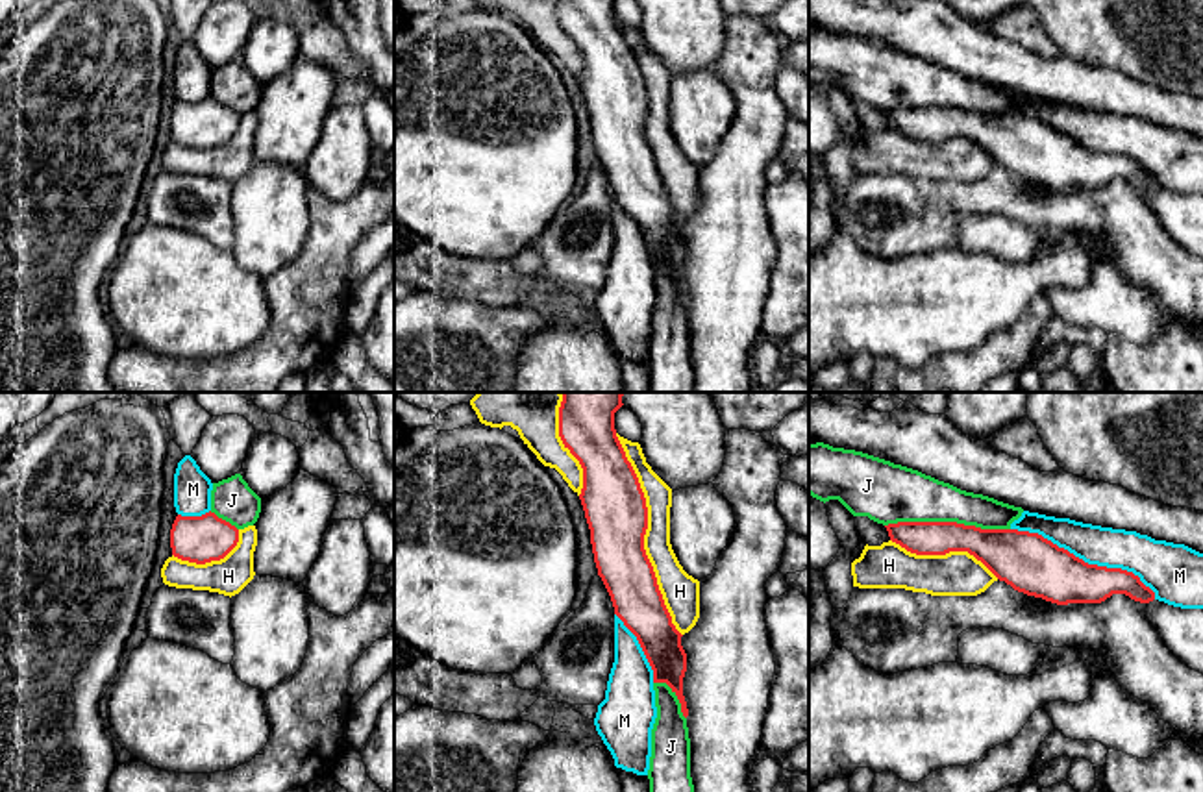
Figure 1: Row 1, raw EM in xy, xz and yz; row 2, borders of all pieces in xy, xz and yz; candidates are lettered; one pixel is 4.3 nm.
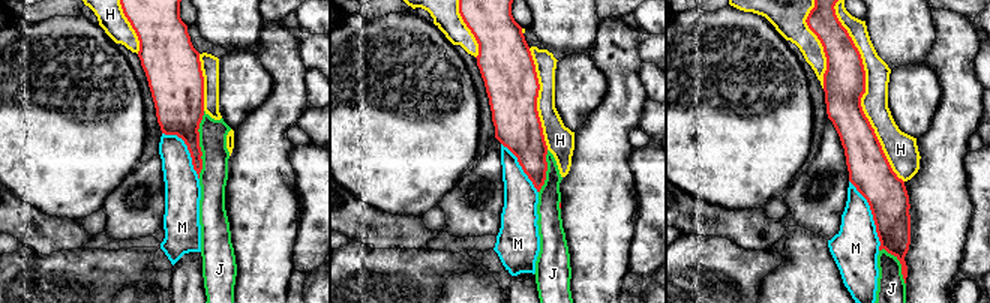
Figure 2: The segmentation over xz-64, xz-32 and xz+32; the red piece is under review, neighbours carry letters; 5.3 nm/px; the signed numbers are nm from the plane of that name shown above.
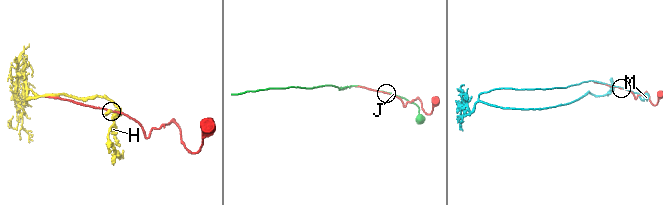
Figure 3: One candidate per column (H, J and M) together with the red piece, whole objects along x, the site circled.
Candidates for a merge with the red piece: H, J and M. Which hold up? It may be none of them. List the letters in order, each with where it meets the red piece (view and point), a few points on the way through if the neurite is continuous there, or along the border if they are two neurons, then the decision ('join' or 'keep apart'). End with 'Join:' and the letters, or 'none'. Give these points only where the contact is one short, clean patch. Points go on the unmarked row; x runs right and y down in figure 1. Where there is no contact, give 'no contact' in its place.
H: contact xz (644, 119); join
J: contact yz (948, 108); keep apart
M: contact yz (1083, 147); keep apart
Join: H

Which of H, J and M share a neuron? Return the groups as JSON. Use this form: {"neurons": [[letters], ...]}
{"neurons": [["H"], ["J"], ["M"]]}

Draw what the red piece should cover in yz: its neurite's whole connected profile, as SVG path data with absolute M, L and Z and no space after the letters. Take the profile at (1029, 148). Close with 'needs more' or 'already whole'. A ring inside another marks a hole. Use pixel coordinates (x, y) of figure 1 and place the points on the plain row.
M898 107L885 113L890 126L911 139L968 137L1014 176L1057 191L1101 189L1112 179L1140 189L1155 185L1155 178L1133 157L1088 150L1038 118L957 107Z; already whole

